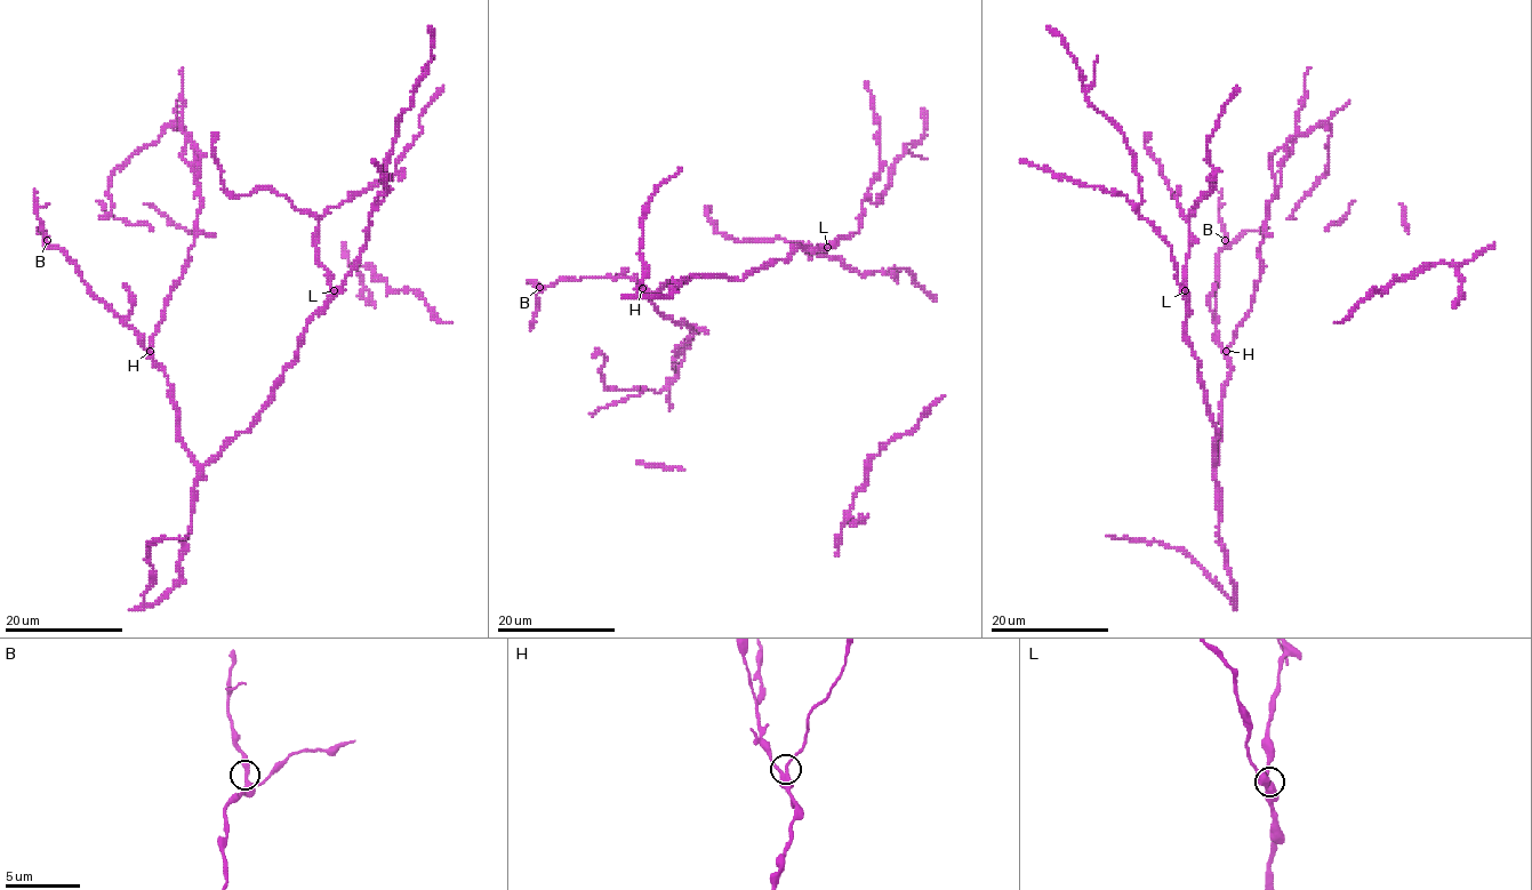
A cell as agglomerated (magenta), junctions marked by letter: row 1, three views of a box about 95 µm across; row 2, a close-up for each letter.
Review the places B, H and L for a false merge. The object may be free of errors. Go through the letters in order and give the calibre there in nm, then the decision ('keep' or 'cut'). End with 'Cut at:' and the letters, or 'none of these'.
B: calibre 320 nm; keep
H: calibre 320 nm; cut
L: calibre 380 nm; keep
Cut at: H

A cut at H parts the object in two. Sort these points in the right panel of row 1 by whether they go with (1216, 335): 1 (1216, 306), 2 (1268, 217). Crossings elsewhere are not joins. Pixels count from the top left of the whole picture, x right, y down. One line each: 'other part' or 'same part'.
1: same part
2: other part

